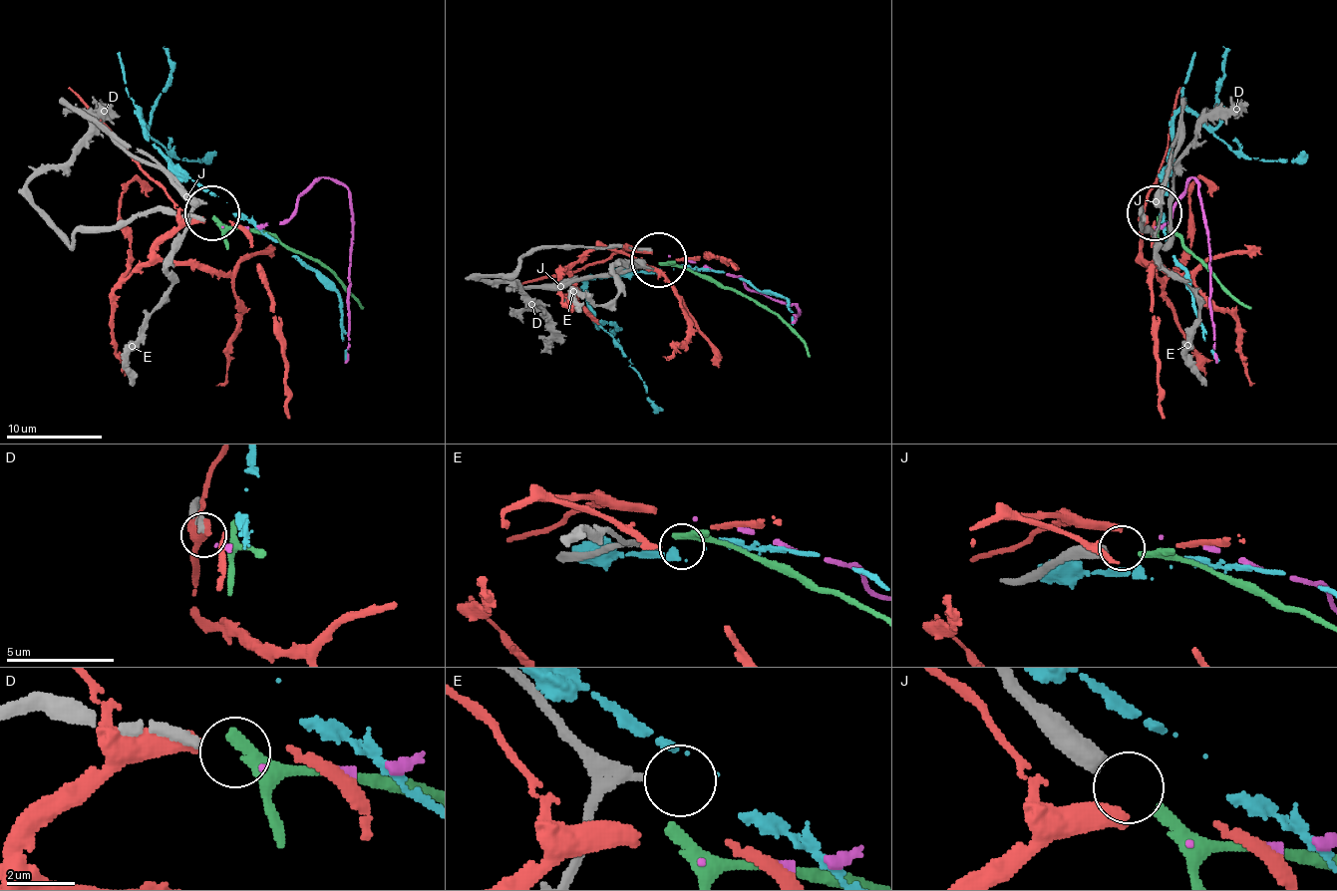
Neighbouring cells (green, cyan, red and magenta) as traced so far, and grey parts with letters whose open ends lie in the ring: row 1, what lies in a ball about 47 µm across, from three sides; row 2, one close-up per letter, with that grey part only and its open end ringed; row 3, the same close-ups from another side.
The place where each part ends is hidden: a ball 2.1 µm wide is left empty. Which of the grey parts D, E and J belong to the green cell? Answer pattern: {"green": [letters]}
{"green": ["J"]}

